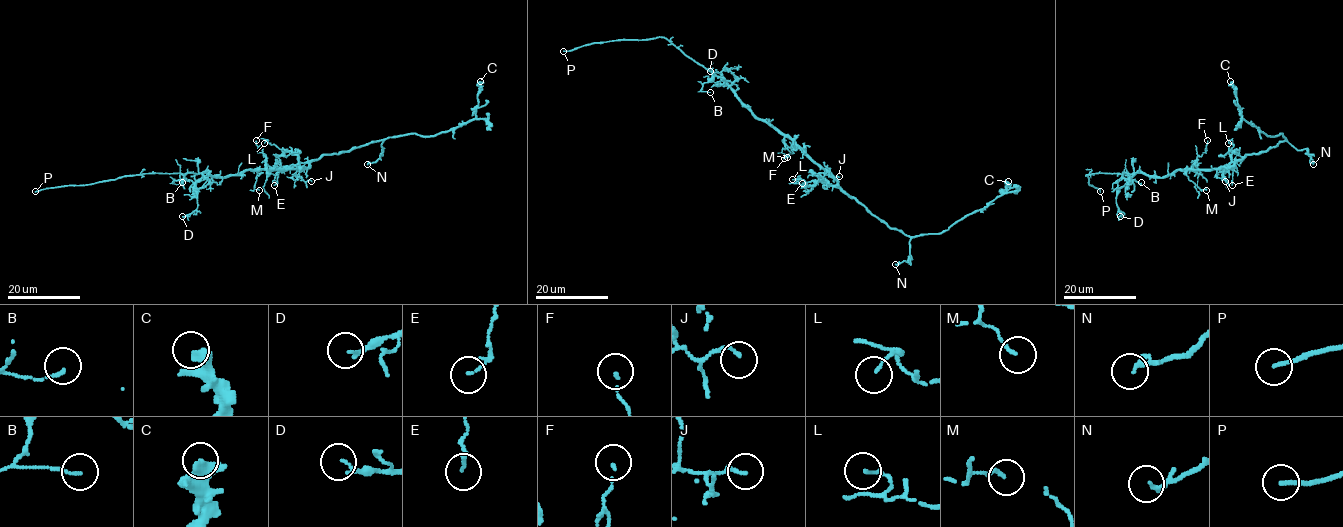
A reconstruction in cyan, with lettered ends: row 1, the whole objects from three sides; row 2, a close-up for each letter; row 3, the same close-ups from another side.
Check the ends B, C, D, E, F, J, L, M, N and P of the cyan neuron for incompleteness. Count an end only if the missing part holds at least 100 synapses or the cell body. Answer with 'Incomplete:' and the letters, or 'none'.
Incomplete: P

